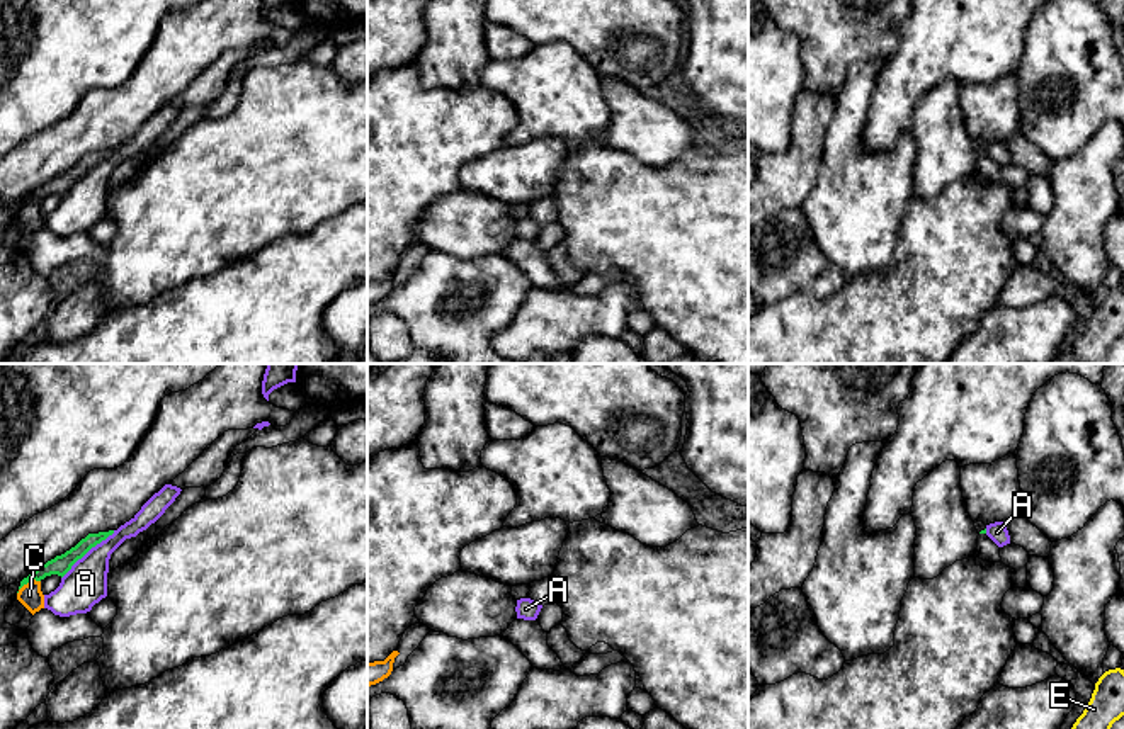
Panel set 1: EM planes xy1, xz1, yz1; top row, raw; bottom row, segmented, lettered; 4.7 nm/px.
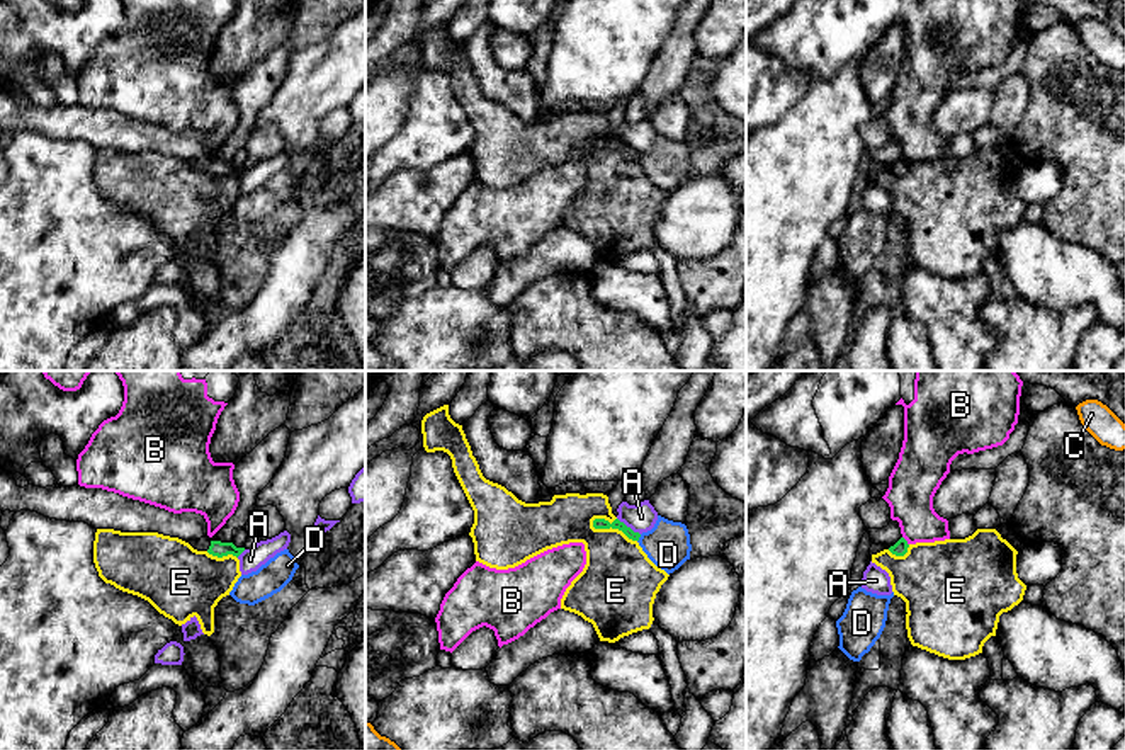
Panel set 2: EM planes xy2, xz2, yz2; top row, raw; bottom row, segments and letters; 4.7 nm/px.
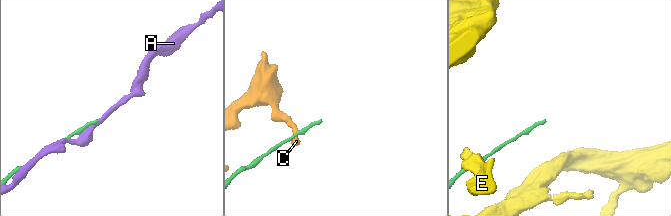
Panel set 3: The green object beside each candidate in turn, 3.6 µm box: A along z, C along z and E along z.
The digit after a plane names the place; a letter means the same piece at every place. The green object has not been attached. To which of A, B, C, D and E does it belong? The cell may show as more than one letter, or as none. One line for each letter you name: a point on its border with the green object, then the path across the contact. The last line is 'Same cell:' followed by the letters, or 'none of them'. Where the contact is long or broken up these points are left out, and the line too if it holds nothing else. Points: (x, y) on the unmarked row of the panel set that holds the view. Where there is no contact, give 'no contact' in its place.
Same cell: none of them

